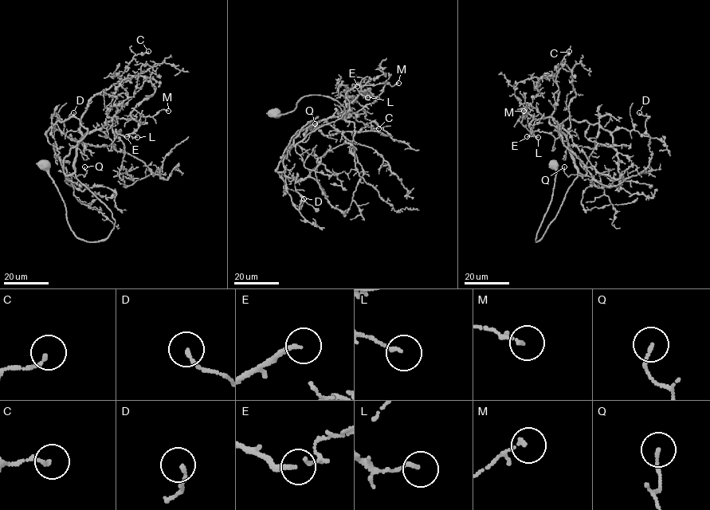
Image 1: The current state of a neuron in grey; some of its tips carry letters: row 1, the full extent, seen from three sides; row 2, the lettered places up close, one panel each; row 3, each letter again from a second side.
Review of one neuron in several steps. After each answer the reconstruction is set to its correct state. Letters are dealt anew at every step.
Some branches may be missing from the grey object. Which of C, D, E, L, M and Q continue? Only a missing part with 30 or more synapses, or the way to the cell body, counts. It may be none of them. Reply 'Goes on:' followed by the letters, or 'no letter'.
Goes on: E

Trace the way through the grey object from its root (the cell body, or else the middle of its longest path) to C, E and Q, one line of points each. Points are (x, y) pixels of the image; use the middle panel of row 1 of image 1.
C: (274, 113), (292, 111), (304, 96), (324, 96), (345, 111), (305, 136), (335, 109), (378, 128)
E: (274, 113), (308, 95), (344, 107), (306, 136), (323, 120), (344, 119), (346, 93), (357, 86)
Q: (274, 113), (292, 111), (308, 95), (330, 96), (345, 110), (341, 118), (316, 128), (303, 142), (315, 123)

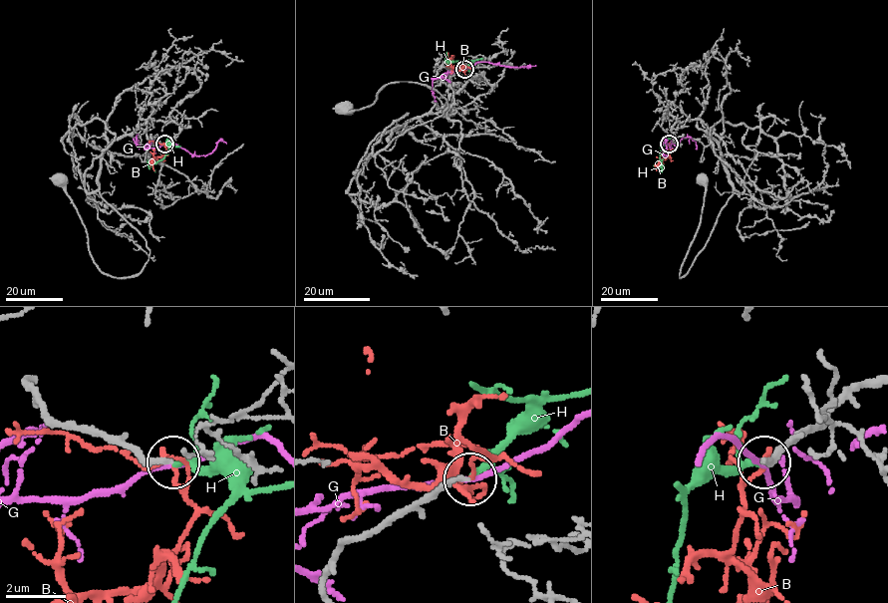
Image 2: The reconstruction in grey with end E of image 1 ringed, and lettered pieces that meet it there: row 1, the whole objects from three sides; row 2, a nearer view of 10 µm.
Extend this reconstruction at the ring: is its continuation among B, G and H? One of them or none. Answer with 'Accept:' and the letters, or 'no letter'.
Accept: H

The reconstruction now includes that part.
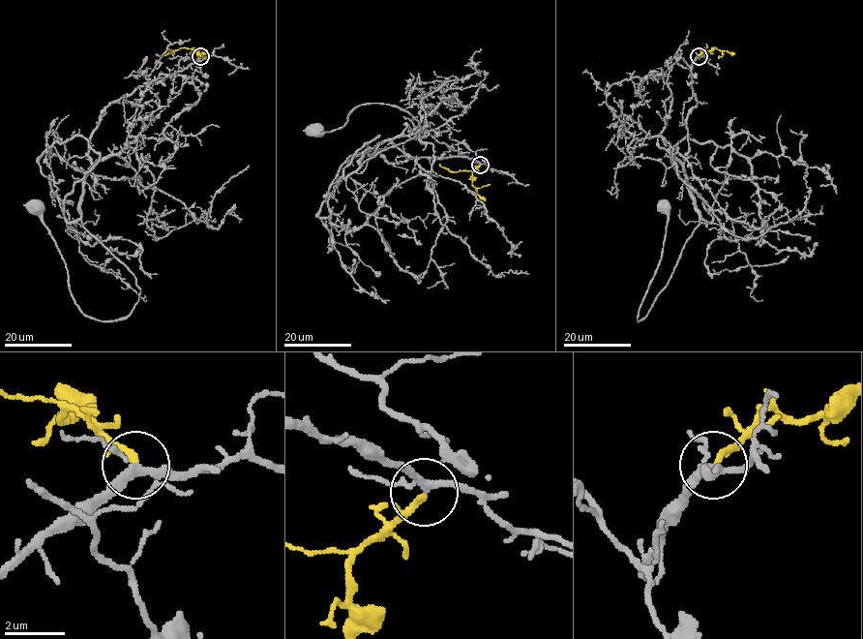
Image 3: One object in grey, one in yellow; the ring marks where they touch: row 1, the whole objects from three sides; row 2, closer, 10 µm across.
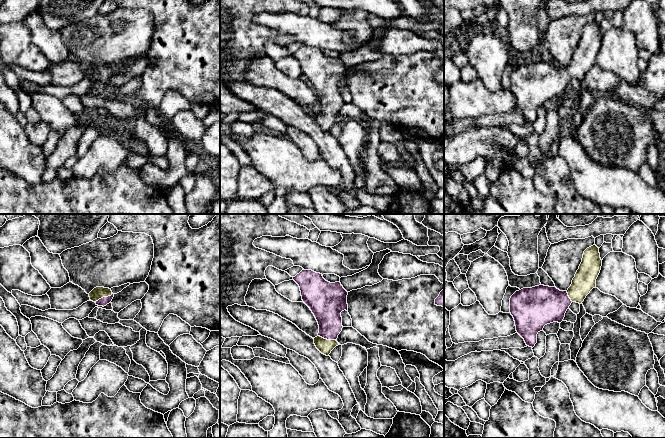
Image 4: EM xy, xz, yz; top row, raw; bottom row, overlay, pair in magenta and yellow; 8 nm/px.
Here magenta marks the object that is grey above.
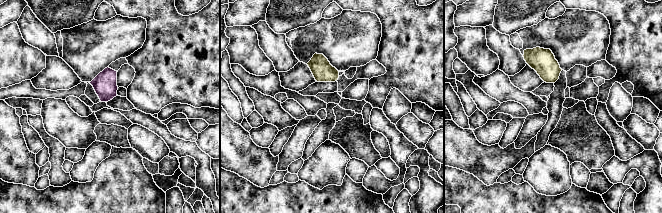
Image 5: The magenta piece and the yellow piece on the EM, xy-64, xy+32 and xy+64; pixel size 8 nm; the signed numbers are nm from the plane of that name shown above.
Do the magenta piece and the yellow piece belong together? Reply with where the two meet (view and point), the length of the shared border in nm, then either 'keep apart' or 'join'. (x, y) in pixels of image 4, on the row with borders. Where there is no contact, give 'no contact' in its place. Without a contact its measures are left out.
xz (327, 339) | 160 nm | join

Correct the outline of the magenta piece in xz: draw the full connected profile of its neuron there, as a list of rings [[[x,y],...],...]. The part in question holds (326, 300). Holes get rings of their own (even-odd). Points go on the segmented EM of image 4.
[[[302,270],[293,280],[299,285],[302,300],[319,325],[314,344],[322,354],[329,356],[339,345],[337,338],[343,328],[341,312],[348,310],[348,292],[340,282],[330,283],[312,270]]]

